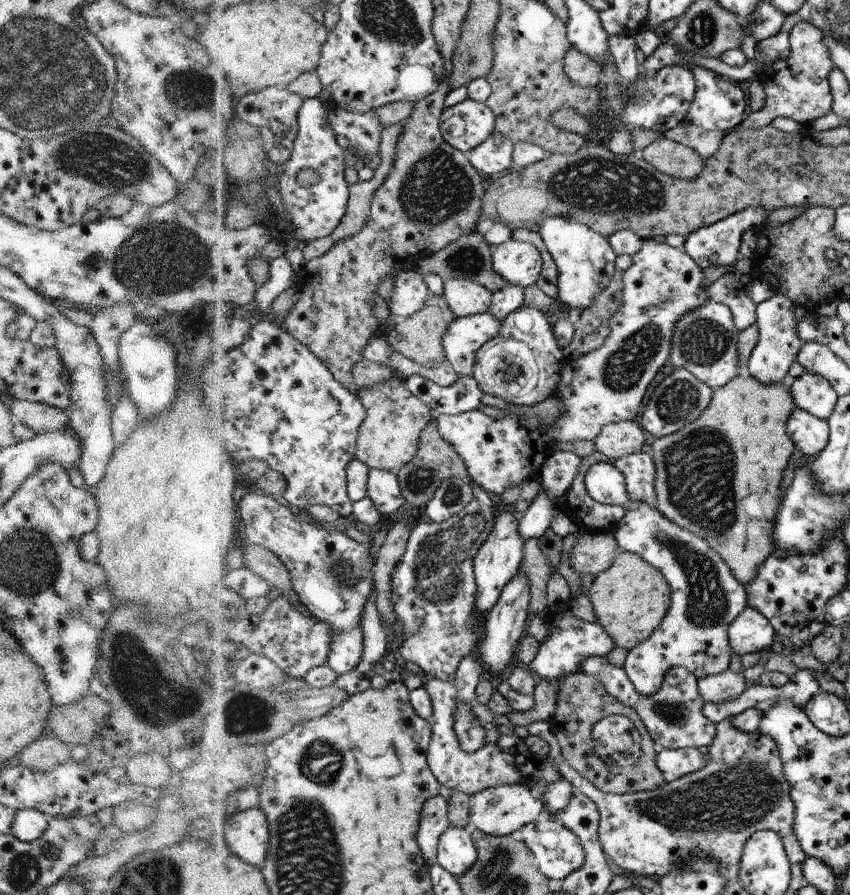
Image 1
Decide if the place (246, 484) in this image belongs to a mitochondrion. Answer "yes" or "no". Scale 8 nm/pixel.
no

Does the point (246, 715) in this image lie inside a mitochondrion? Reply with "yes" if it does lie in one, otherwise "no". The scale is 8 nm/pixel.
yes

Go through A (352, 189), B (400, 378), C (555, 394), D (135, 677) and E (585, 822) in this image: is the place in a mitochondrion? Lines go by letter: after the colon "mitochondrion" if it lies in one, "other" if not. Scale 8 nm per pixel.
A: other
B: other
C: other
D: mitochondrion
E: other

